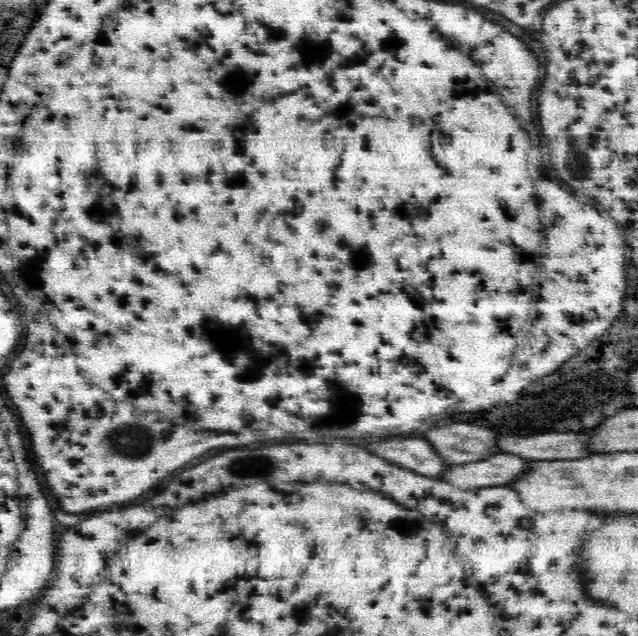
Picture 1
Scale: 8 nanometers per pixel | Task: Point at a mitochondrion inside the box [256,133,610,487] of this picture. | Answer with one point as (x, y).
(579, 164)

